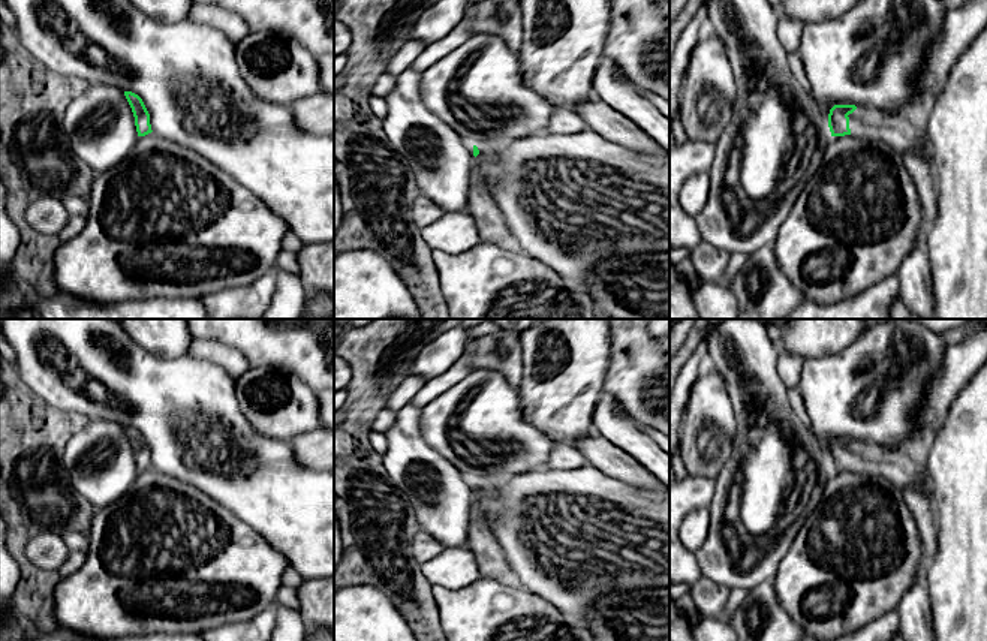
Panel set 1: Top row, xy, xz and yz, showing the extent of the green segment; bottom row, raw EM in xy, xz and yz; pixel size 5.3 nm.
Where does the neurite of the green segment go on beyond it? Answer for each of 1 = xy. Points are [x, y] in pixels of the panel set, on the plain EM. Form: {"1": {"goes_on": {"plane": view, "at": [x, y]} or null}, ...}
{"1": {"goes_on": null}}

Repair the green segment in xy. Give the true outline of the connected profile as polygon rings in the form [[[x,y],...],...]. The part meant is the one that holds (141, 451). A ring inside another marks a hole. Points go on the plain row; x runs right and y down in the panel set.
[[[124,427],[124,431],[132,443],[133,452],[135,452],[135,461],[138,472],[145,472],[151,469],[151,460],[150,460],[150,449],[142,437],[142,434],[132,428],[132,427]]]

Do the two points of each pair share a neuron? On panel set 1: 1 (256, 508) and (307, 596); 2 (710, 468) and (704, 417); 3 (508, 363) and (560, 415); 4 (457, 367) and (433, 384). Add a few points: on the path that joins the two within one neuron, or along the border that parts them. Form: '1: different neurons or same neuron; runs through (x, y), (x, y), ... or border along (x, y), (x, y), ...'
1: different neurons; border along (318, 577), (304, 580)
2: same neuron; runs through (707, 456), (707, 429)
3: different neurons; border along (521, 340), (523, 376), (517, 387)
4: same neuron; runs through (451, 369), (439, 378)

